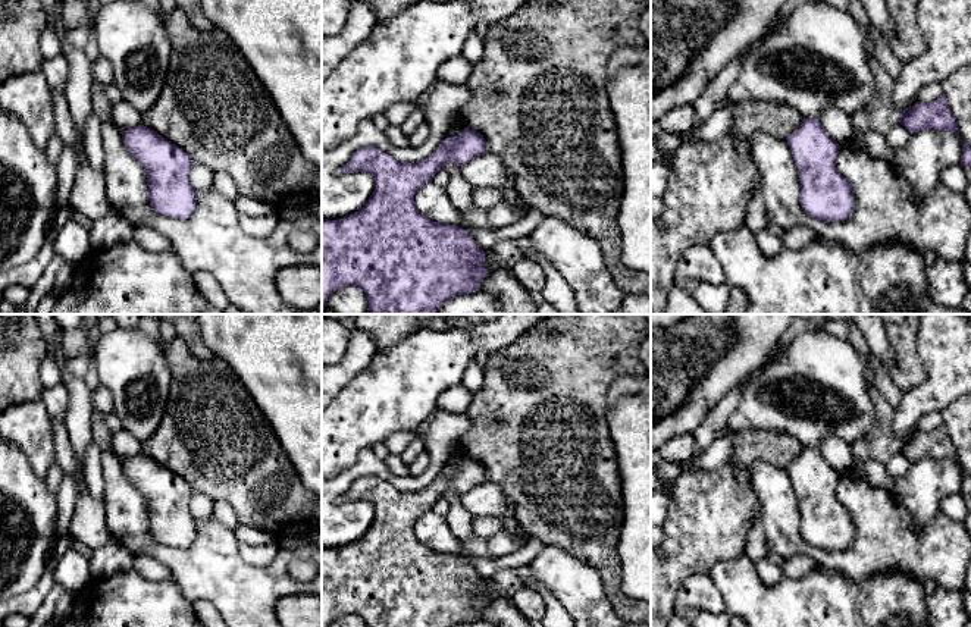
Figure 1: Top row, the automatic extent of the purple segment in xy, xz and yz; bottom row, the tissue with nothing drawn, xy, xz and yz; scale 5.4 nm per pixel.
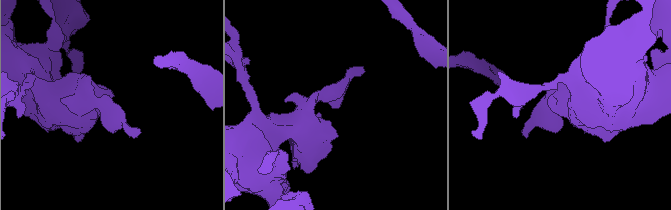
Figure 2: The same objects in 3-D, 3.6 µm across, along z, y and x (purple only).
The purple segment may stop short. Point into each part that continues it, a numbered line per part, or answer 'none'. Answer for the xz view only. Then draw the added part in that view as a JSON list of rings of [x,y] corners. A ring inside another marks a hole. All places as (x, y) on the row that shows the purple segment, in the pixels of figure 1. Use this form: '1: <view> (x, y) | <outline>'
1: xz (539, 99) | [[[536,0],[507,19],[489,23],[483,41],[482,59],[472,66],[470,78],[466,82],[466,87],[472,91],[472,97],[461,110],[464,125],[479,132],[485,138],[489,153],[498,156],[510,169],[514,189],[529,209],[536,209],[545,216],[557,217],[599,242],[604,263],[613,276],[616,286],[624,295],[651,295],[651,275],[629,269],[621,261],[618,207],[623,197],[624,176],[616,119],[607,95],[607,63],[618,47],[629,46],[642,48],[648,46],[639,28],[640,15],[648,9],[651,9],[651,0]]]

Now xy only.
1: xy (213, 106) | [[[178,7],[165,18],[165,28],[172,44],[167,76],[157,101],[141,113],[141,125],[178,145],[194,164],[229,175],[239,194],[278,211],[322,201],[322,169],[303,157],[264,84],[228,34],[198,31]]]

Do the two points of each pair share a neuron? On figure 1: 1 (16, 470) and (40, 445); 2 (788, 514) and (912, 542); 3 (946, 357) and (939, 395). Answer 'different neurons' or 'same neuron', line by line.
1: different neurons
2: same neuron
3: same neuron

